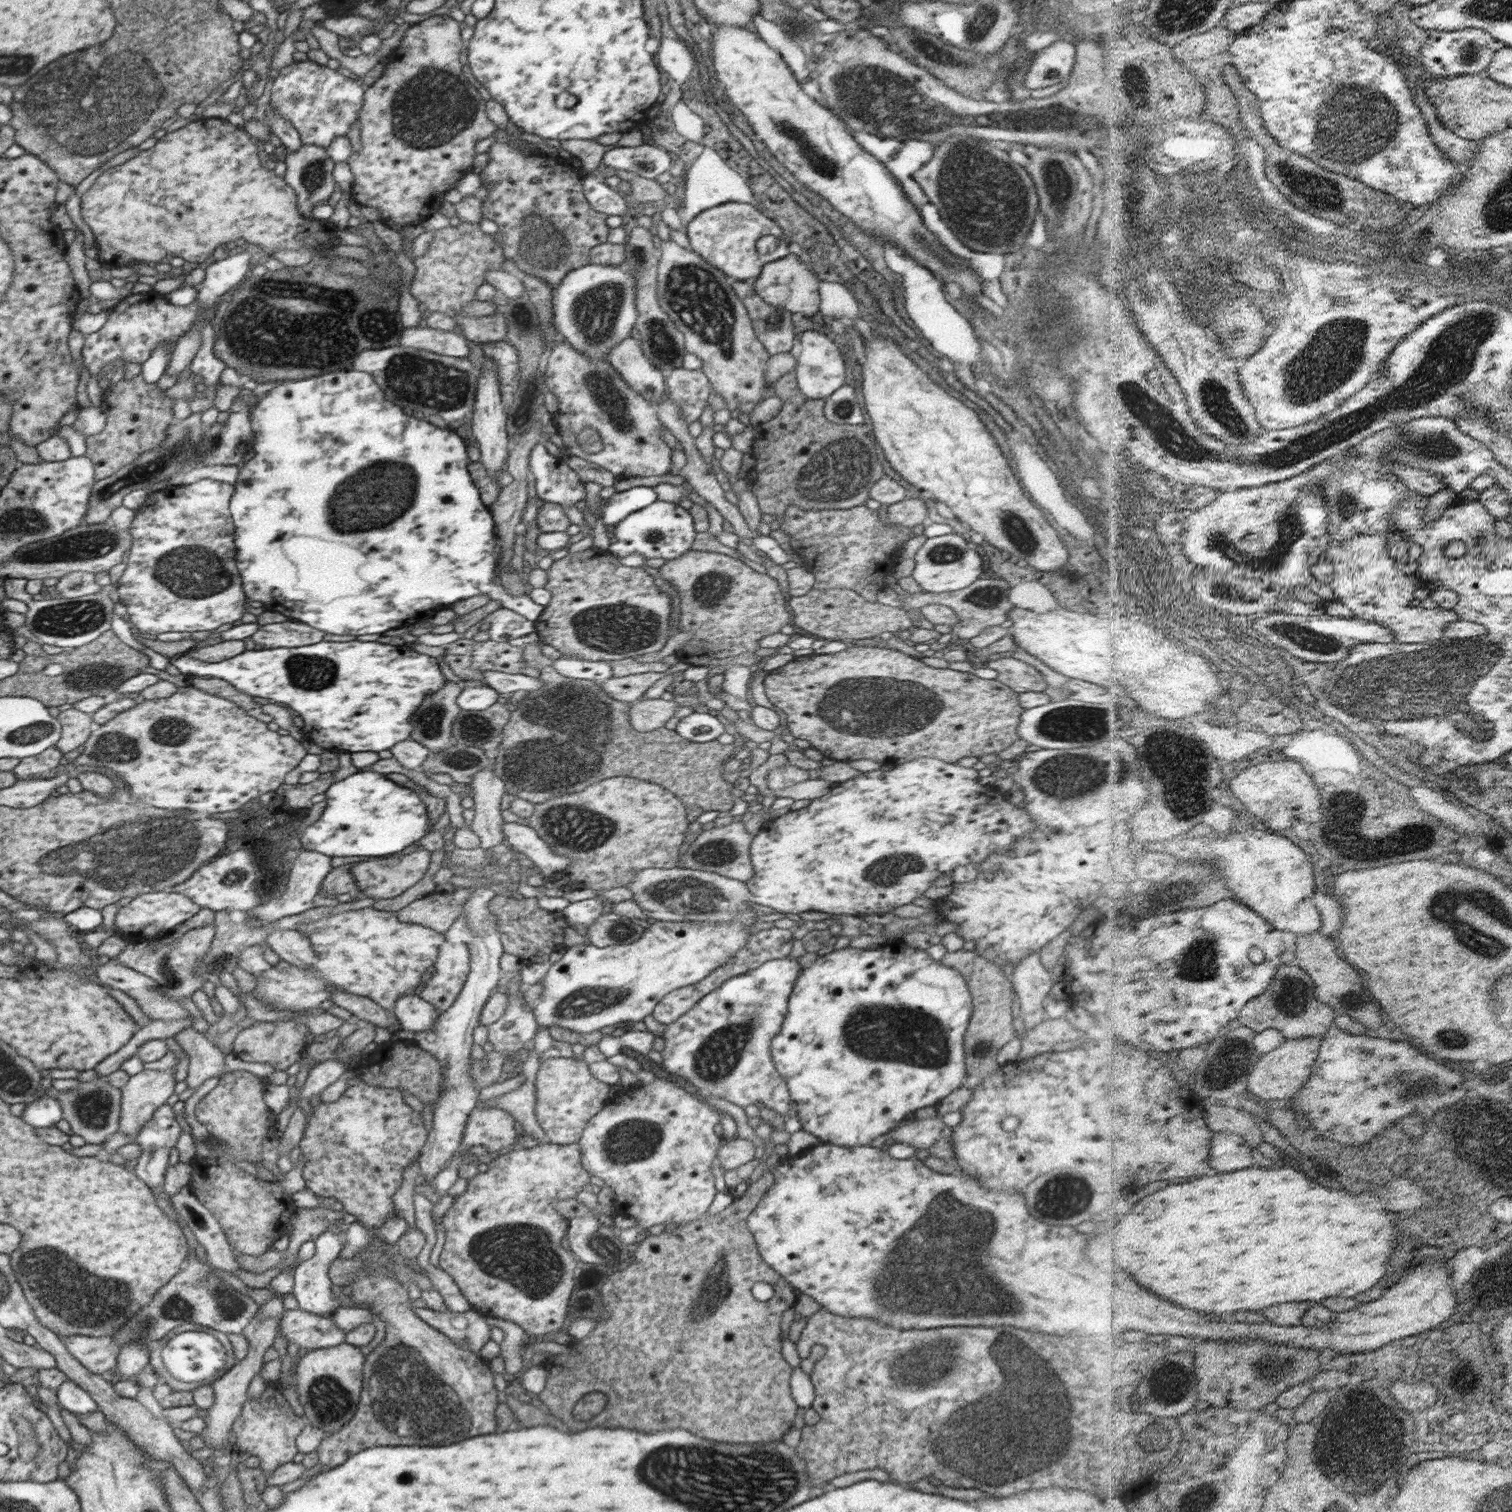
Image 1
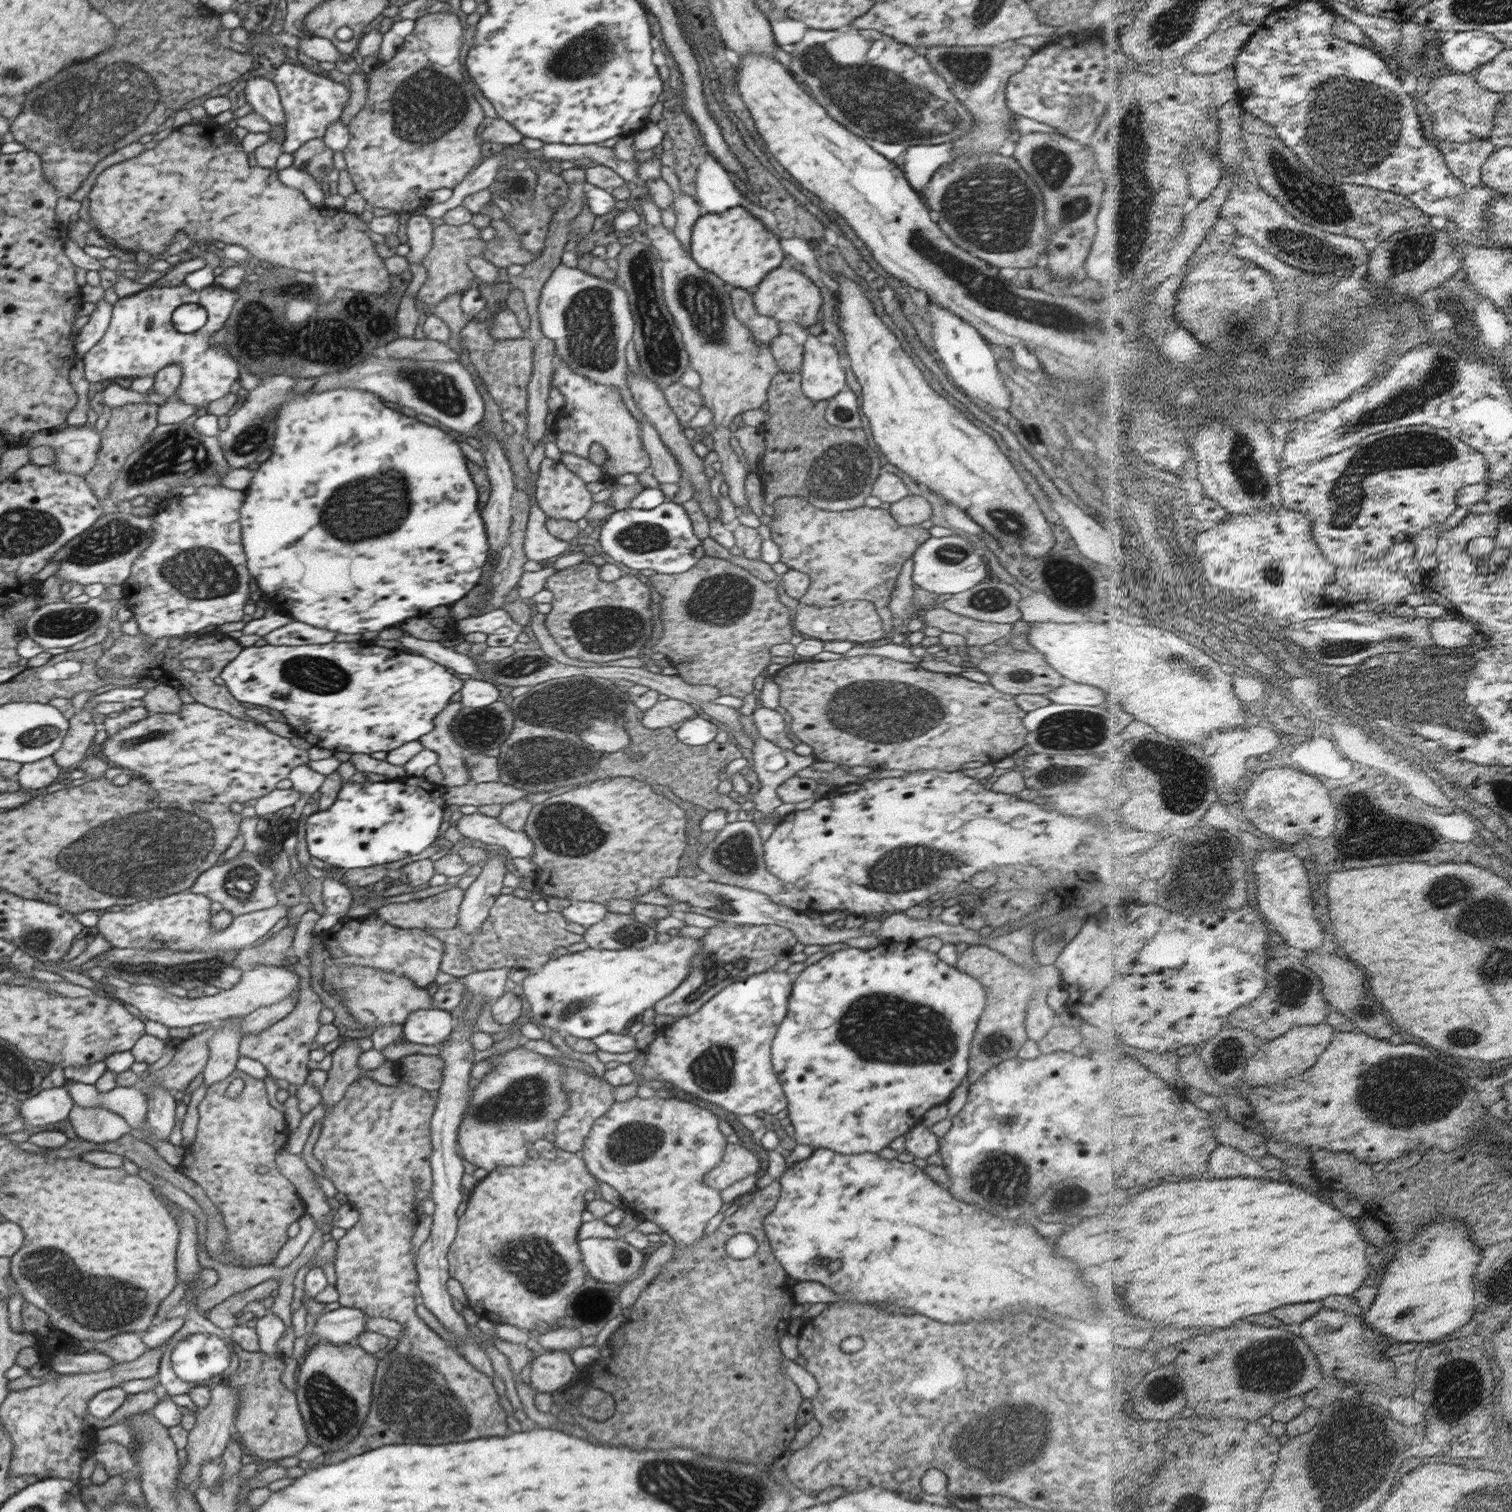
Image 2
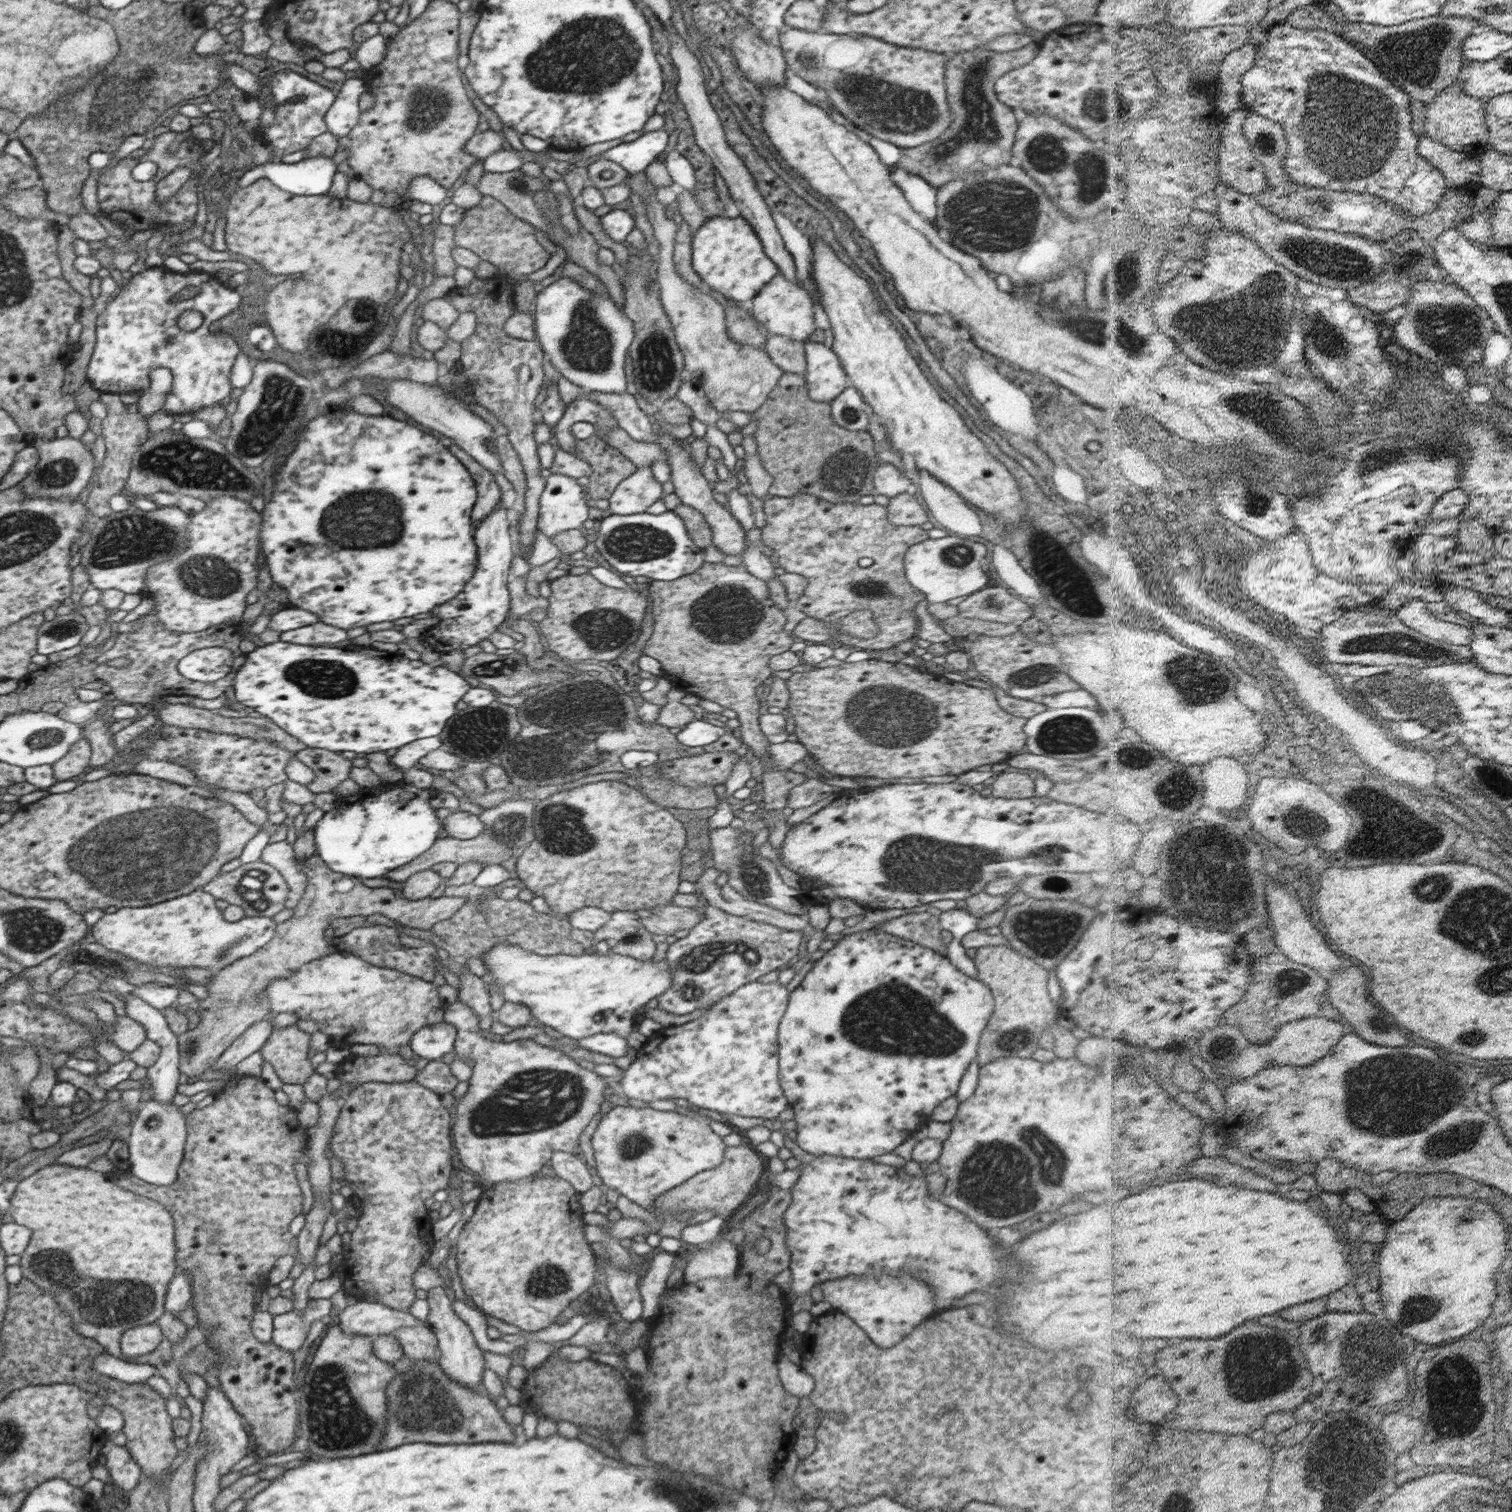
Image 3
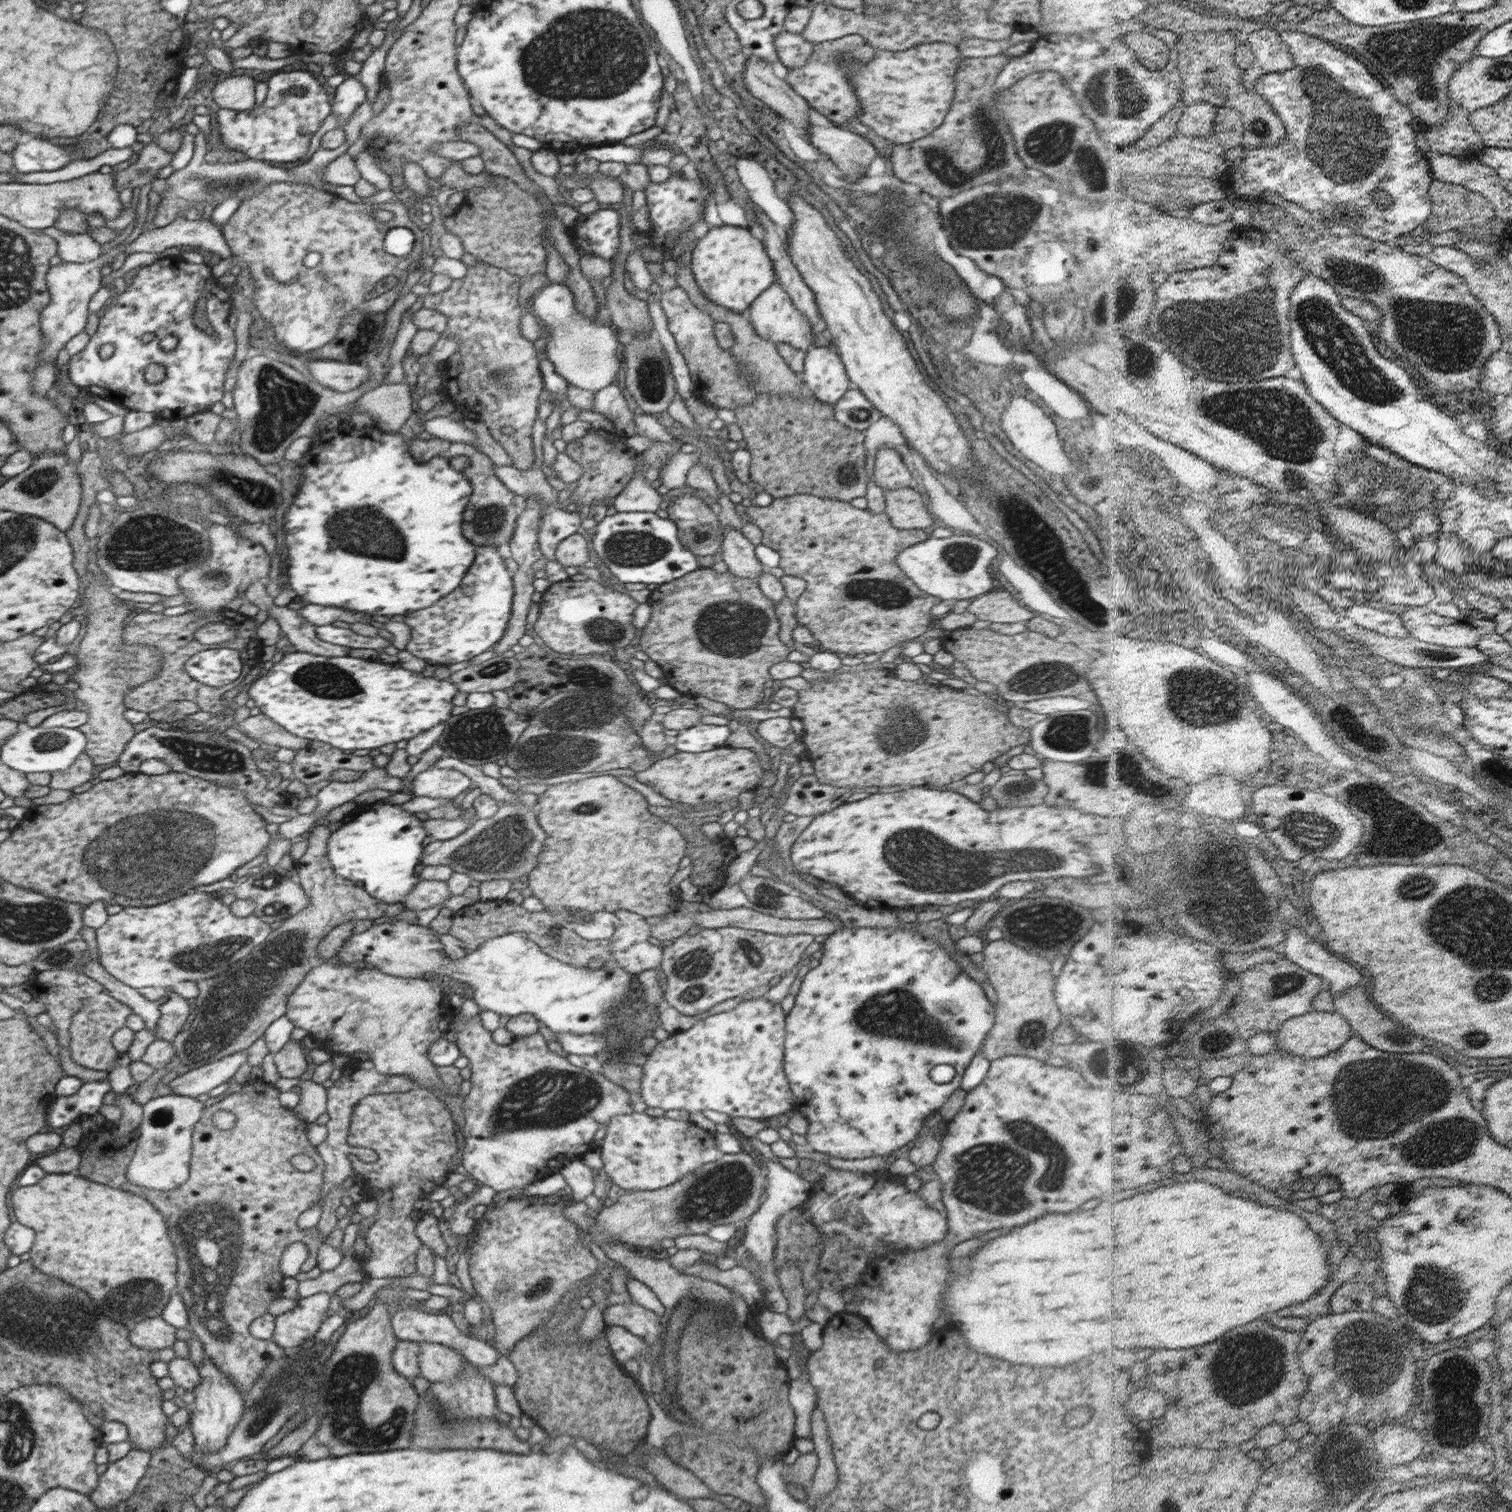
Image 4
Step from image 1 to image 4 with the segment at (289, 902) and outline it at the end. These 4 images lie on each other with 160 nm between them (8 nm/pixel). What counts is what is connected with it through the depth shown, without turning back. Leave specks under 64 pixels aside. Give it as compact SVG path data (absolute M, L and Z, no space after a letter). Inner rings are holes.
M191 891L191 893L182 894L174 900L163 901L162 904L148 905L145 907L142 905L124 906L120 912L110 915L107 918L107 921L100 928L96 929L96 940L98 954L101 958L100 963L106 969L106 972L116 980L121 980L124 984L136 989L146 988L148 986L161 986L162 988L171 989L171 986L174 986L174 984L178 982L184 982L184 980L191 980L199 983L201 980L210 979L213 978L213 976L220 975L221 972L226 971L231 965L234 965L245 956L248 956L250 952L253 951L254 947L262 948L263 942L272 931L270 924L254 914L245 917L234 916L230 907L222 903L220 898L202 891Z

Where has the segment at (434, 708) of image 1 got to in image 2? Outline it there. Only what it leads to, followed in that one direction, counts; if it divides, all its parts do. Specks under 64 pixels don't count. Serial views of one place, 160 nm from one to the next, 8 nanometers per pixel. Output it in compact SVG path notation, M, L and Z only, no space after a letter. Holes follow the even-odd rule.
M450 701L444 711L436 714L436 719L432 721L434 728L418 739L424 749L432 750L438 756L437 765L444 773L441 783L444 789L471 783L469 769L464 766L464 748L456 744L448 728L462 708L460 702Z

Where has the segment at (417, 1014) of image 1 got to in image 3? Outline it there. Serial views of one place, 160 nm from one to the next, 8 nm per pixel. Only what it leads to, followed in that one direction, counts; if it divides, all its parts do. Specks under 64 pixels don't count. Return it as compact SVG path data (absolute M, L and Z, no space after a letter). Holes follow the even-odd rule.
M443 1020L422 1027L410 1039L409 1045L422 1058L422 1064L441 1061L444 1055L454 1053L456 1037L456 1027Z

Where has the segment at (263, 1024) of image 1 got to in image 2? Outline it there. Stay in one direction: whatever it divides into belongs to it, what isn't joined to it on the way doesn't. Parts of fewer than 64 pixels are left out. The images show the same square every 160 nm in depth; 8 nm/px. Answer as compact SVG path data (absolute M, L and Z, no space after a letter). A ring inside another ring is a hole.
M297 962L291 968L300 976L299 1000L296 1010L258 1034L242 1035L239 1051L242 1056L249 1056L261 1062L273 1078L282 1078L282 1080L299 1086L305 1083L309 1075L309 1054L315 1047L315 1036L321 1026L318 1014L323 1010L324 1002L322 1002L319 991L311 986L313 972L310 967Z

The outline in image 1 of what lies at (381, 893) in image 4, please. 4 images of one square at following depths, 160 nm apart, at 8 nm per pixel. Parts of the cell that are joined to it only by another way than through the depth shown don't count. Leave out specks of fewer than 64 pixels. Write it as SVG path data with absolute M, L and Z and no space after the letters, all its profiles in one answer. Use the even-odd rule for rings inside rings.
M359 770L345 780L333 783L325 795L327 805L320 818L302 831L300 846L303 850L330 858L388 857L422 840L431 828L426 803L422 802L418 792L398 786L370 770Z

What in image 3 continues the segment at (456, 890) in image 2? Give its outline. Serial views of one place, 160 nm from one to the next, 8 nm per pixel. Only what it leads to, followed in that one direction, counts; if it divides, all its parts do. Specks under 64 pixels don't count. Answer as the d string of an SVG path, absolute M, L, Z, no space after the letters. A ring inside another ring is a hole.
M316 853L306 858L303 864L300 870L306 878L305 891L294 908L294 915L277 924L268 944L250 956L235 960L210 979L209 995L199 1001L197 1027L177 1036L181 1049L181 1074L198 1078L250 1026L273 1016L270 1006L266 1004L267 984L275 978L288 978L302 965L330 954L334 949L327 947L324 934L332 920L383 914L404 927L418 928L422 932L430 930L436 922L450 918L468 900L466 897L444 895L416 901L398 897L392 888L370 888L358 877L330 870Z

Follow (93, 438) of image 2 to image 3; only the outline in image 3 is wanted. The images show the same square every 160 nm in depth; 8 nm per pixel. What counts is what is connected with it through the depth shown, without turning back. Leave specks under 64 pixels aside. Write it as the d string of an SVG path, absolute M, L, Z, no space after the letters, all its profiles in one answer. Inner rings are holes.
M70 436L64 438L55 437L52 440L36 437L30 445L37 450L39 462L19 482L21 490L30 497L77 498L93 476L94 455L92 455L90 448L87 448L80 441L80 438L72 438Z

